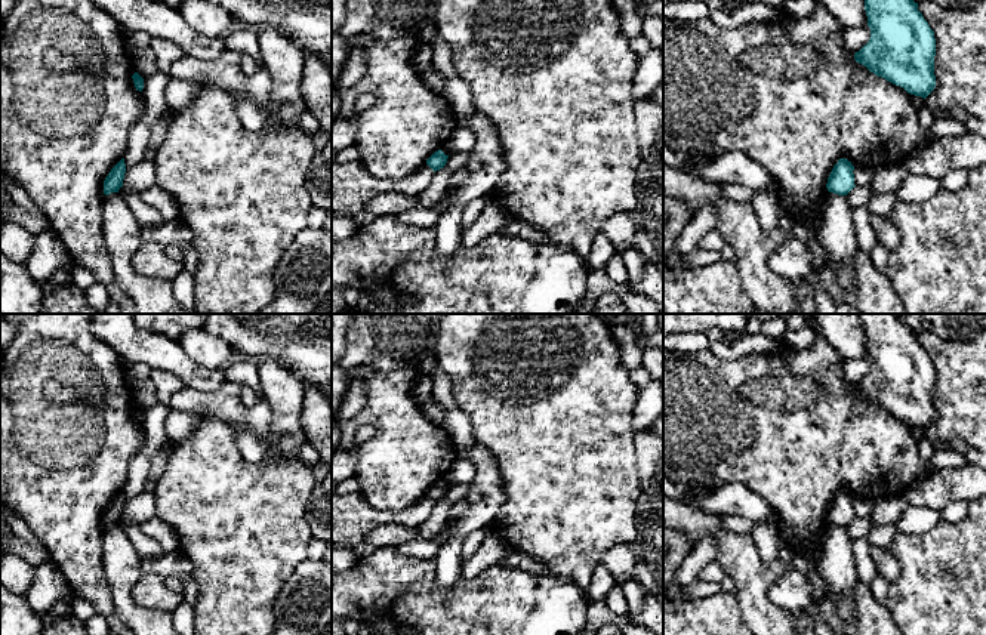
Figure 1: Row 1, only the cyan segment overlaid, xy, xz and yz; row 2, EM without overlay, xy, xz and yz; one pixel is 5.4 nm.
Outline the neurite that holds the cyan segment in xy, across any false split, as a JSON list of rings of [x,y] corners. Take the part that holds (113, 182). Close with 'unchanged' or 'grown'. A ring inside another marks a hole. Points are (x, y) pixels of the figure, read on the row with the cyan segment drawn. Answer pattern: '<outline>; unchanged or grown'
[[[121,158],[108,173],[108,176],[104,181],[104,194],[108,195],[111,192],[118,192],[118,189],[123,187],[123,179],[126,173],[126,164],[124,158]]]; unchanged

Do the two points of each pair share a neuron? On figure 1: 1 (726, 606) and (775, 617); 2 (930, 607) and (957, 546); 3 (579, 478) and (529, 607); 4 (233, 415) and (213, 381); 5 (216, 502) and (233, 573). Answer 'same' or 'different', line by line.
1: different
2: same
3: different
4: different
5: same

